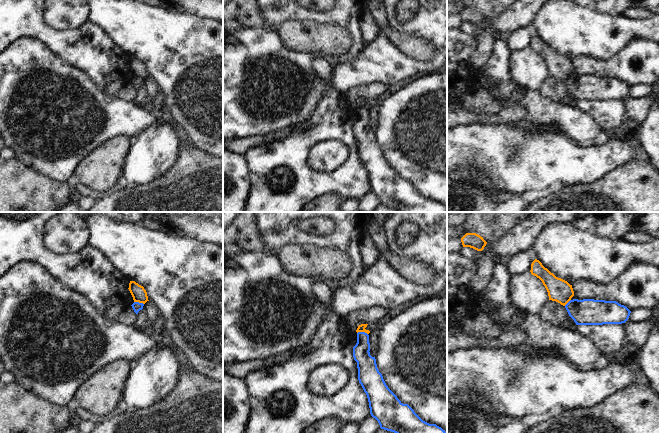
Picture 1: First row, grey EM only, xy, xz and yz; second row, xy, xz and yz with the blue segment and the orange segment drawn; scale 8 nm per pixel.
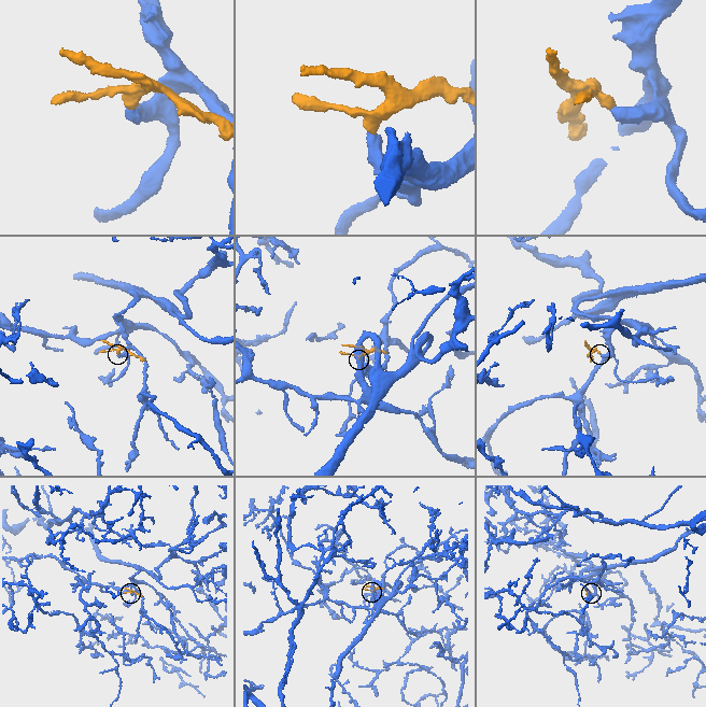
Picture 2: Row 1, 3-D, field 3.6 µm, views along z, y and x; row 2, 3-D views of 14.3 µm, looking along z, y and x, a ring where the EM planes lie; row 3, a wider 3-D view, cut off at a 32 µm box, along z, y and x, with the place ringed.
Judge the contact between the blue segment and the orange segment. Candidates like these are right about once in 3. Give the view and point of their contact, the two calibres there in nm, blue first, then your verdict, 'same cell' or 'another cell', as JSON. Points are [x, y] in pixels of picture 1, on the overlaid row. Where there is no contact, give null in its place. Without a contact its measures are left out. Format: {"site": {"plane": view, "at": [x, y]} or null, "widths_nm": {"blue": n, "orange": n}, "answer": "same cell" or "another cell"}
{"site": {"plane": "xz", "at": [362, 332]}, "widths_nm": {"blue": 140, "orange": 60}, "answer": "another cell"}

